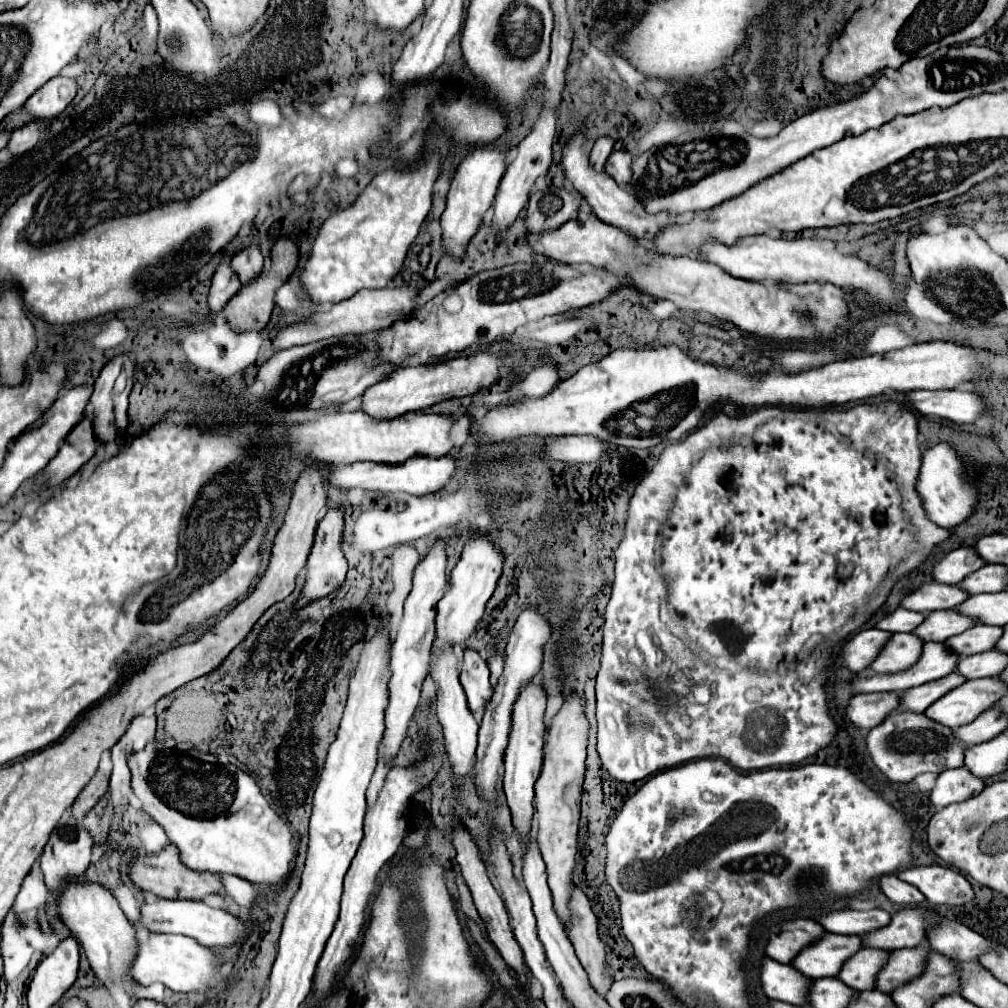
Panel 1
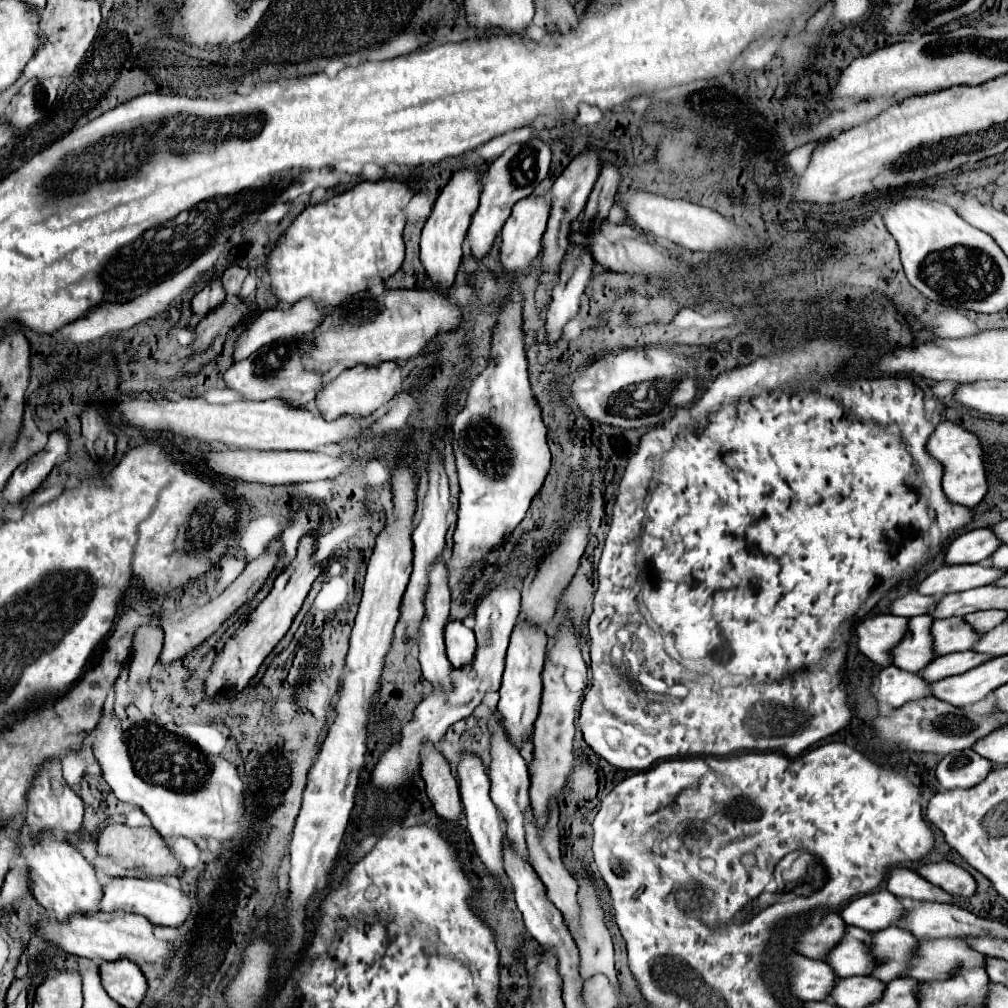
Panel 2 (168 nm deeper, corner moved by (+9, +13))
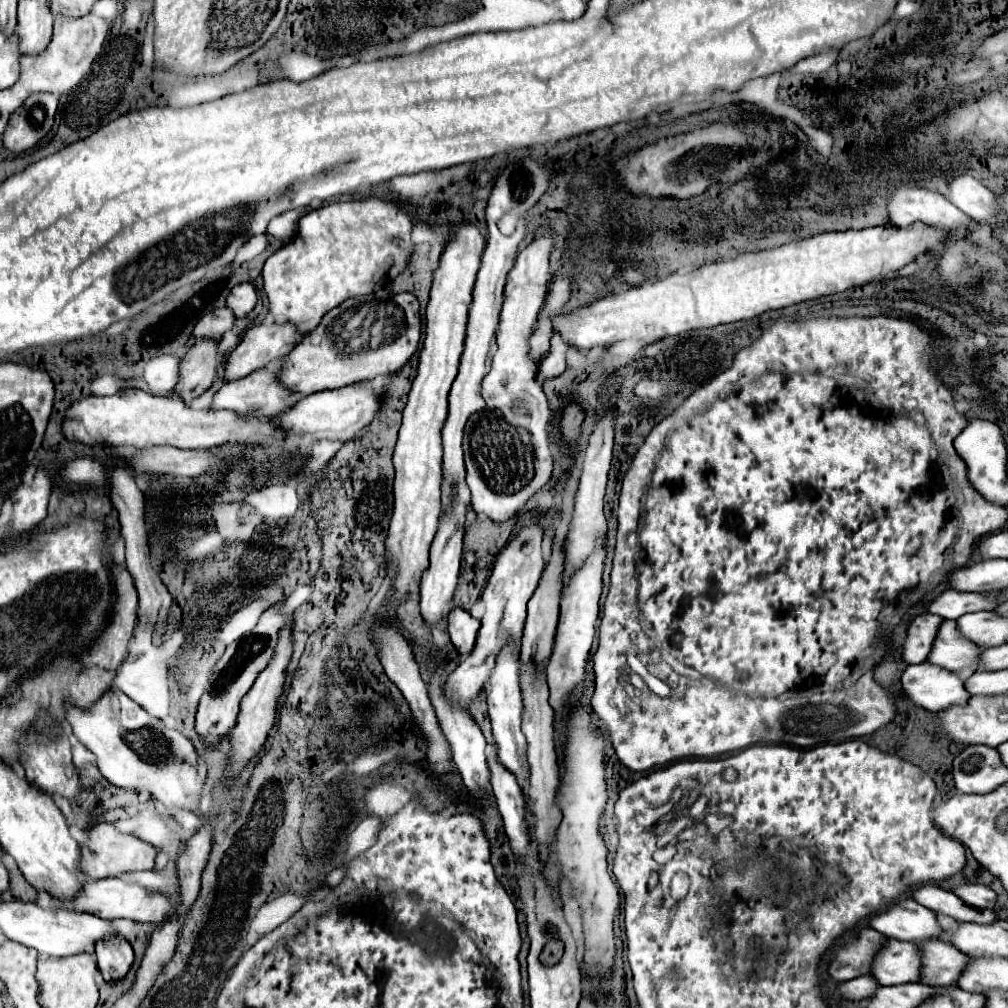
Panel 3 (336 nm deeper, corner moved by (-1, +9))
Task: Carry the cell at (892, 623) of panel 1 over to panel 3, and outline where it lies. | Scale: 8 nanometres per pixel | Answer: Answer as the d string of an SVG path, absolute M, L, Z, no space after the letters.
M946 590L942 592L928 608L930 614L936 614L946 620L958 620L962 614L978 612L978 610L994 610L996 600L990 594L974 594L974 592L958 592L958 590Z

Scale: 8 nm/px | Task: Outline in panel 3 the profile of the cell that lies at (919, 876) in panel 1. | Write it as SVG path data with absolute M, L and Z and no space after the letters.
M960 884L952 892L956 892L968 906L974 908L992 908L996 902L996 894L984 884Z

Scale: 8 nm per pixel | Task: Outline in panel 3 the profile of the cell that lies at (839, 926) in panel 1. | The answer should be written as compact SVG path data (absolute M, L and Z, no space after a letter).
M914 898L894 902L886 912L876 914L870 920L870 926L886 938L906 942L922 942L942 934L942 928L936 922L936 914L918 904Z

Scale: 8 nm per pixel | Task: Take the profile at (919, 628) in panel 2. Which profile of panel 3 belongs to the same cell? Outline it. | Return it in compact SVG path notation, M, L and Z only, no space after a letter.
M944 620L938 628L938 636L932 644L932 650L928 654L928 664L940 666L950 672L960 672L964 668L976 670L980 648L972 642L966 642L958 634L954 620Z

